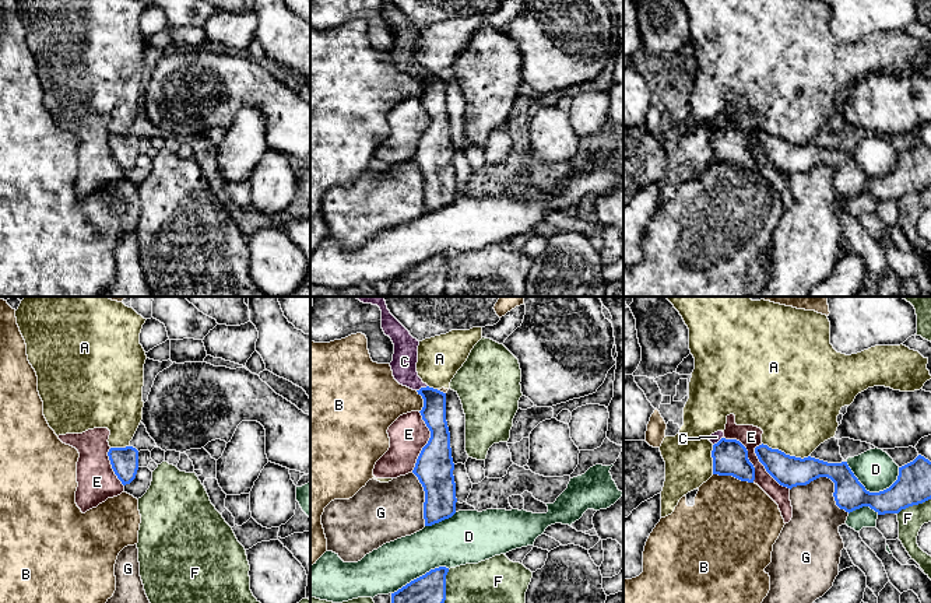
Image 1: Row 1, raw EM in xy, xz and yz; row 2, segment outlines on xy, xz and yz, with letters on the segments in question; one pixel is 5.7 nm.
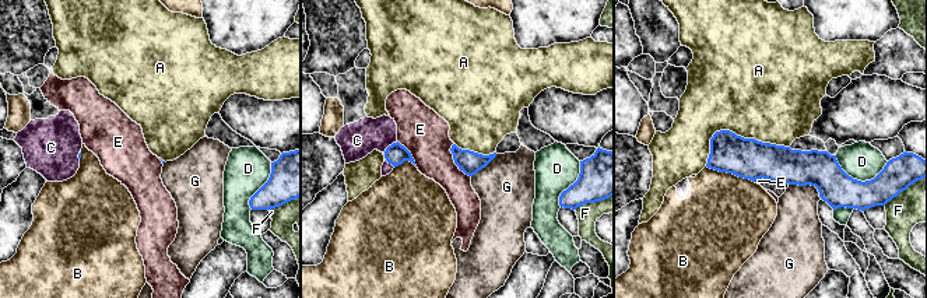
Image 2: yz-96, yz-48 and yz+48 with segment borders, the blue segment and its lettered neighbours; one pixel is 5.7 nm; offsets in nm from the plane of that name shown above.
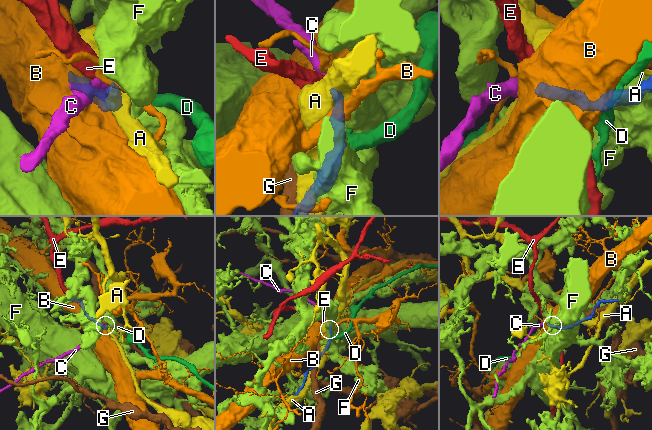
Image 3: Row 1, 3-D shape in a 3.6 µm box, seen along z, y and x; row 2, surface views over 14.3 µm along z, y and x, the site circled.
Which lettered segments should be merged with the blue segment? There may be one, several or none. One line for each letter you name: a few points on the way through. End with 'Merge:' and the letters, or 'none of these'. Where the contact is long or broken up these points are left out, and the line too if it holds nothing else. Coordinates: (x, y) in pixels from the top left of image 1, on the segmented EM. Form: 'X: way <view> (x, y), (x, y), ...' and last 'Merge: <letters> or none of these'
C: way xz (434, 413), (434, 400), (421, 388), (404, 371), (404, 361)
Merge: C

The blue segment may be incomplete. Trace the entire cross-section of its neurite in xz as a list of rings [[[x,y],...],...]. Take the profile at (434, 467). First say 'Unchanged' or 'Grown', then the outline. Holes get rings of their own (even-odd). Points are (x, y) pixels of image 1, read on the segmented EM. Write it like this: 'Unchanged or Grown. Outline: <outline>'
Grown. Outline: [[[355,297],[363,304],[377,305],[382,311],[382,329],[394,344],[390,362],[394,379],[424,399],[419,411],[431,431],[428,444],[422,448],[412,473],[425,491],[425,526],[432,526],[456,513],[454,463],[450,448],[450,432],[446,421],[446,393],[429,388],[417,372],[418,346],[410,332],[390,313],[384,297]]]

